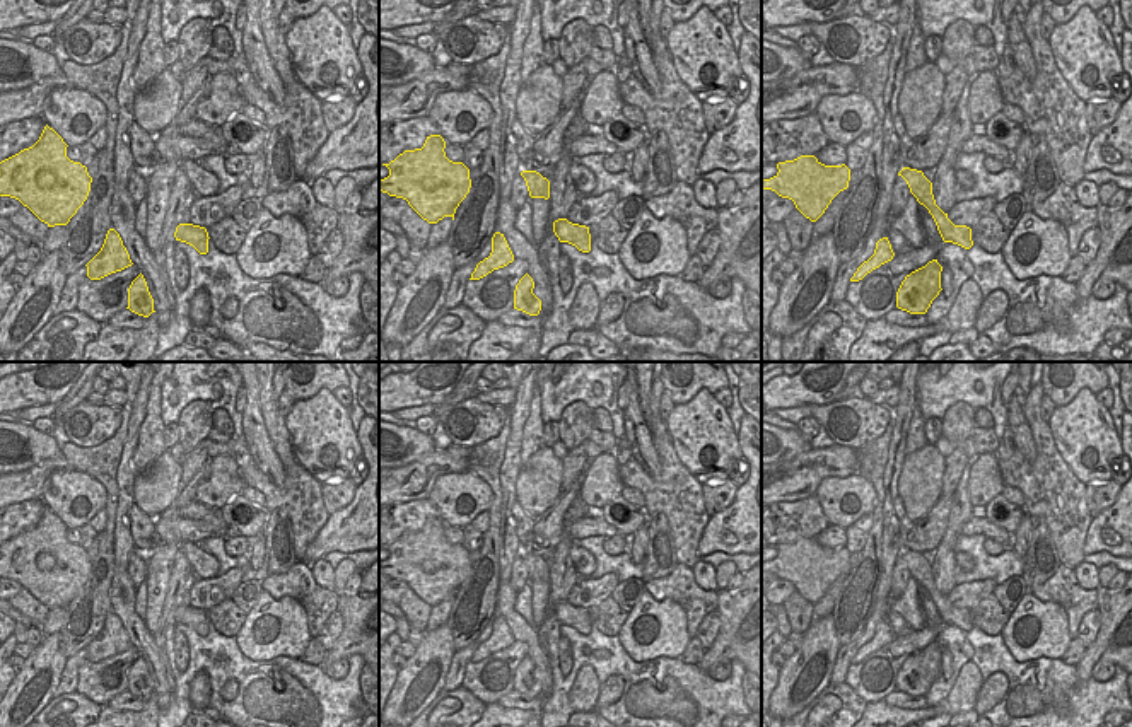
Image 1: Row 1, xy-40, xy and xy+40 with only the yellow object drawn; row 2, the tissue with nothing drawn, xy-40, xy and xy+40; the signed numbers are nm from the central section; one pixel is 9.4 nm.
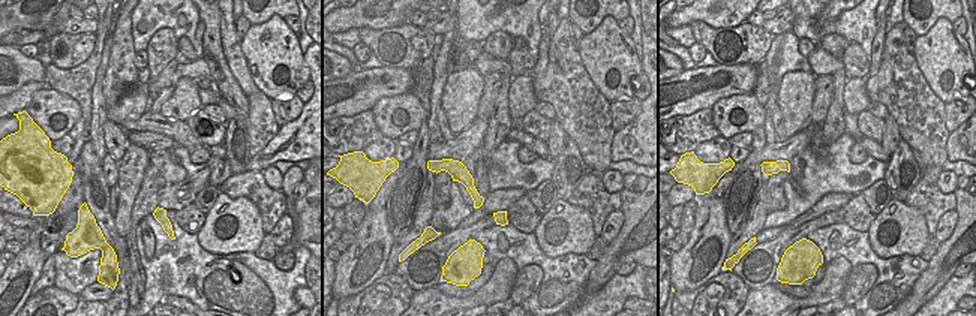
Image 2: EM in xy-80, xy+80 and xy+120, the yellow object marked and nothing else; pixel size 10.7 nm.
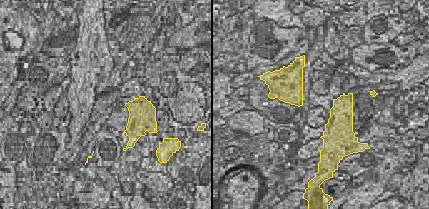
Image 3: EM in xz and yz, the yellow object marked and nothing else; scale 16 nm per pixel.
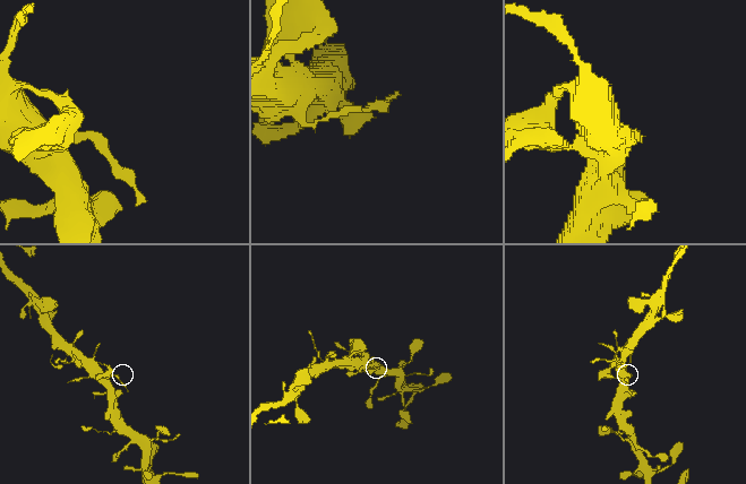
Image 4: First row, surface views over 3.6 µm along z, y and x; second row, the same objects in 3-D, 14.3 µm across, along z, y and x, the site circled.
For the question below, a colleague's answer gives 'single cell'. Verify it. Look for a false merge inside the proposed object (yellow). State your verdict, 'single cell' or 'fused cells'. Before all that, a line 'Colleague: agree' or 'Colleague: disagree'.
Colleague: agree
single cell

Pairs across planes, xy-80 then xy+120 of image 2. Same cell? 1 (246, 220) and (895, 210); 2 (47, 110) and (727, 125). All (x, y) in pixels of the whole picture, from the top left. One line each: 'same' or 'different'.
1: same
2: same

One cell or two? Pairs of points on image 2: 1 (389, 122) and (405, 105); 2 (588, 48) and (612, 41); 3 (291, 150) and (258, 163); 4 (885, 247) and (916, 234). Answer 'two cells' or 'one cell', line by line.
1: one cell
2: one cell
3: one cell
4: one cell

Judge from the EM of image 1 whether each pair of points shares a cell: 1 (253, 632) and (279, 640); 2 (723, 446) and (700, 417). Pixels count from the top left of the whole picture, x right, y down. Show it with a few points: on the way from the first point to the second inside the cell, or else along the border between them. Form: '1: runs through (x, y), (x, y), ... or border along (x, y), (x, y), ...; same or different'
1: runs through (260, 635), (272, 642); same
2: runs through (716, 439), (702, 424); same

